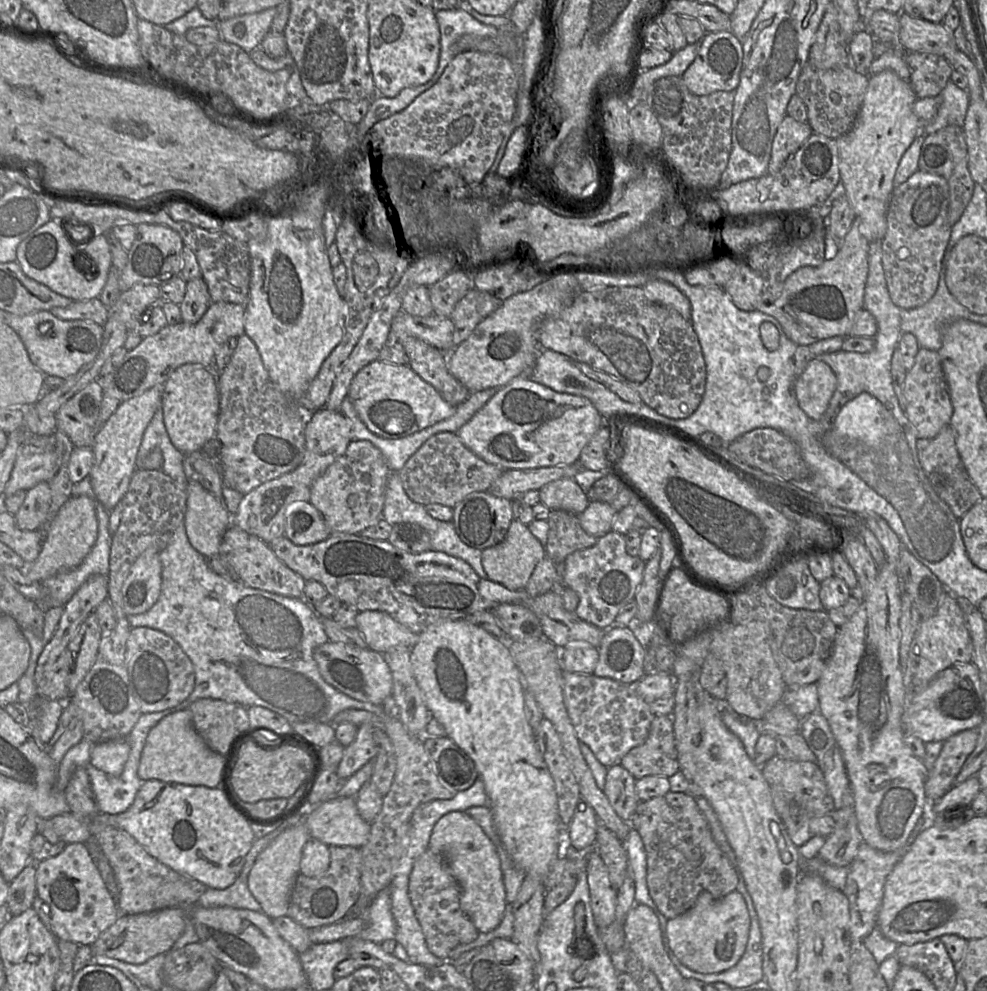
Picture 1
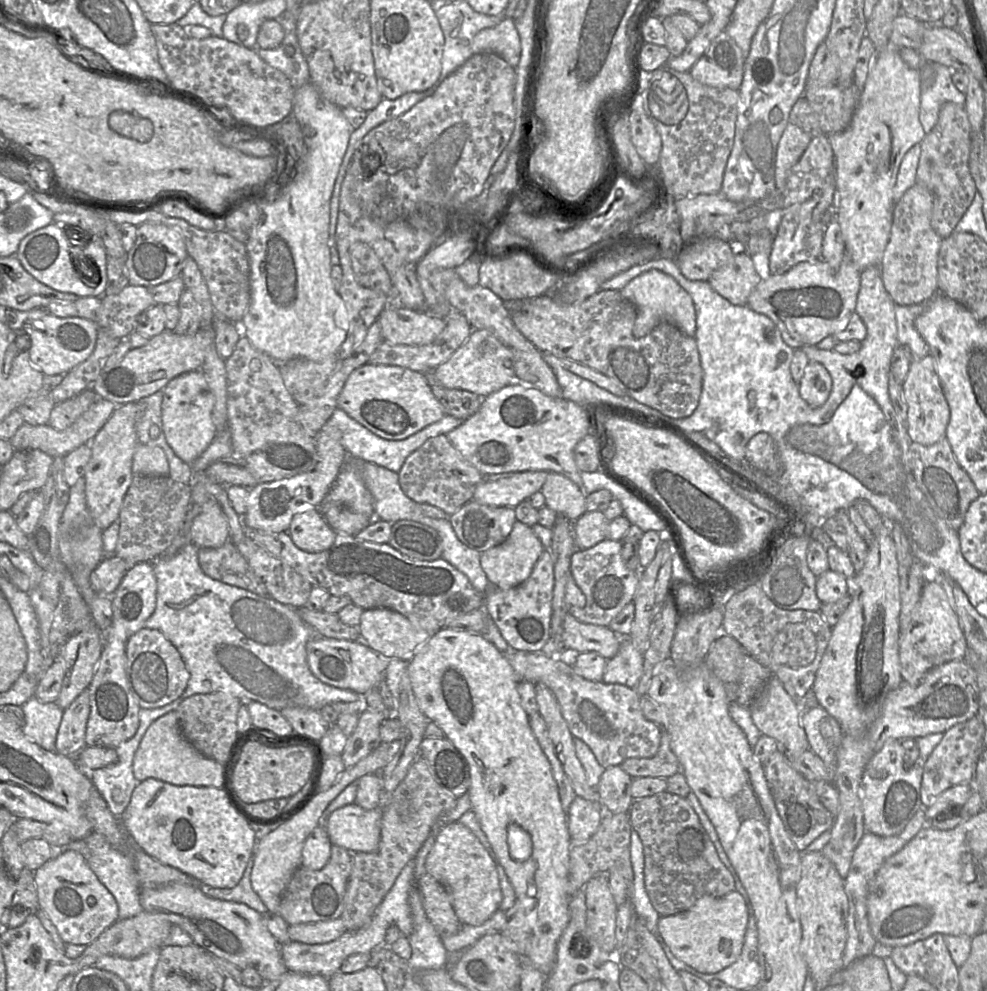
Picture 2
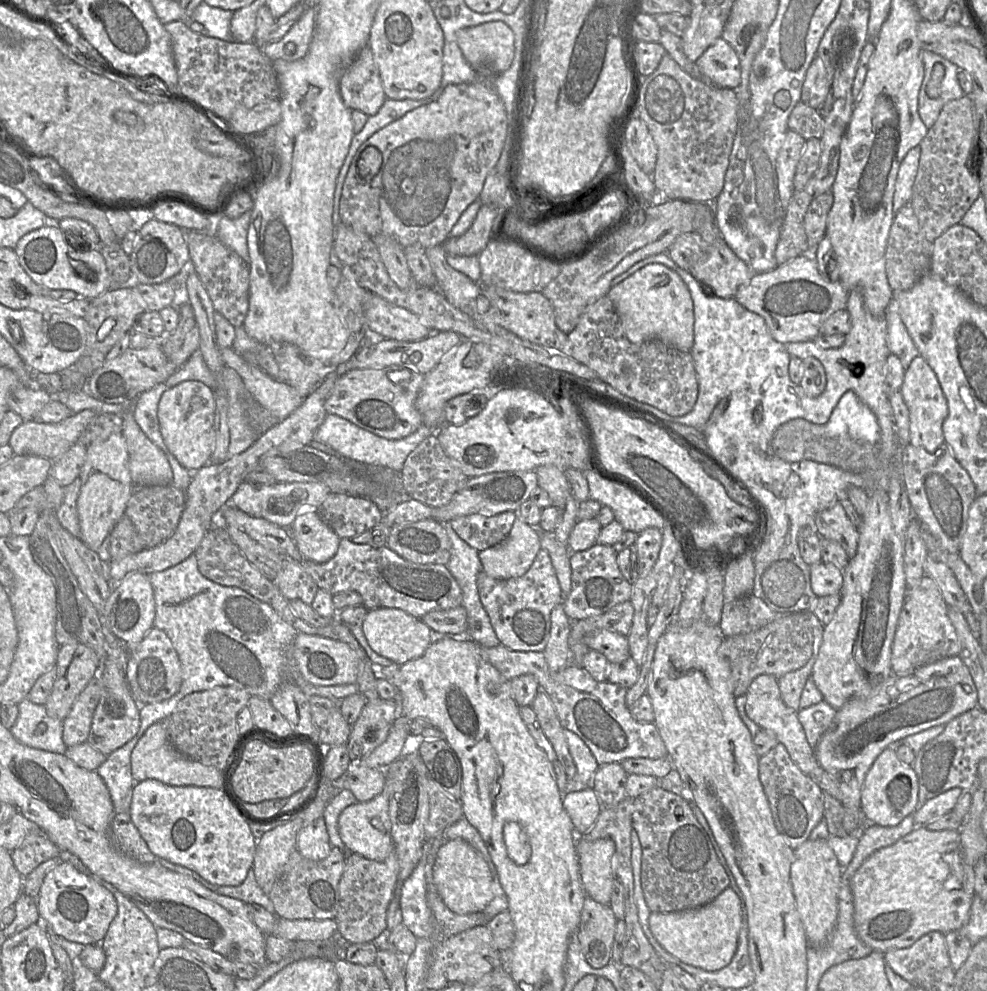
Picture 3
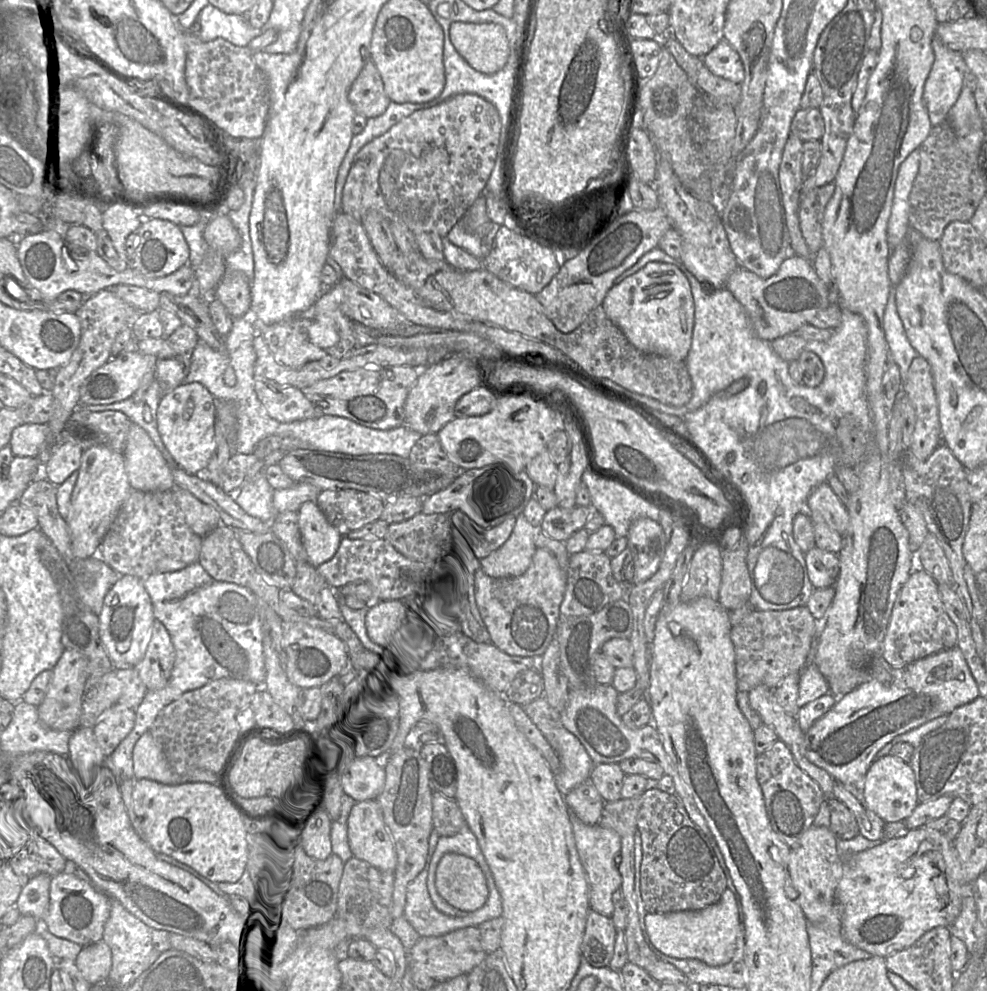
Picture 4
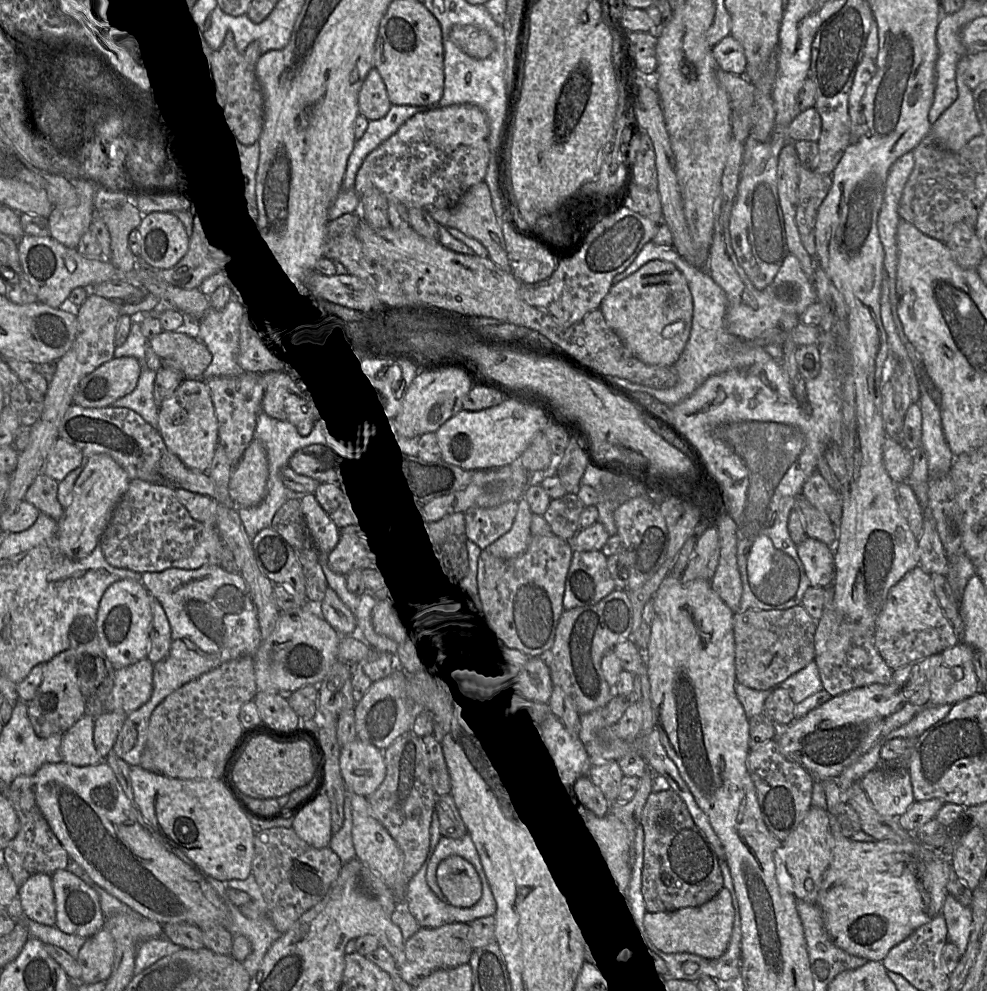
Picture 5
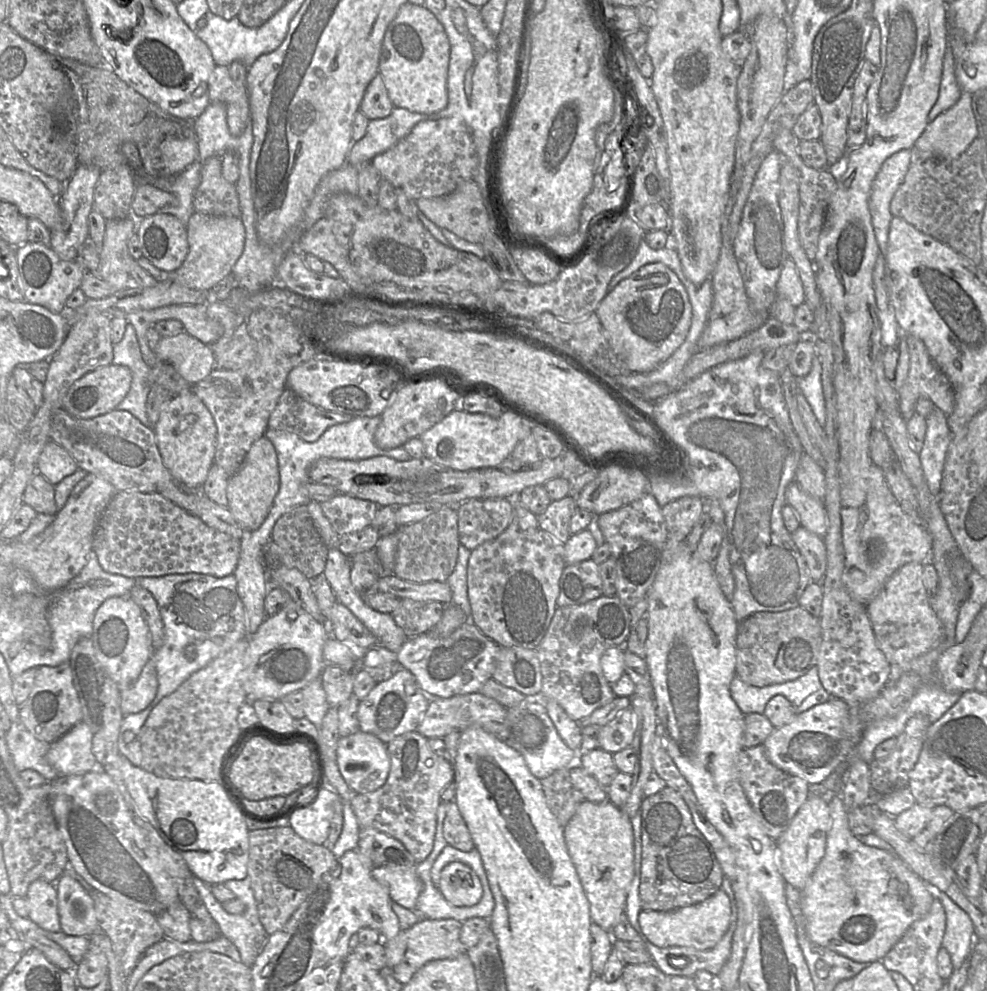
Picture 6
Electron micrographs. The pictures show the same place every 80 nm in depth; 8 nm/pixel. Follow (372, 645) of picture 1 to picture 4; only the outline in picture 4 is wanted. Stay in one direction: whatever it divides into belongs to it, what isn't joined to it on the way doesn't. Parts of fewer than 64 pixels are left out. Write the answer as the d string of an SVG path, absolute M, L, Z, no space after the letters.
M379 601L369 608L366 628L374 643L400 660L418 657L432 640L432 630L410 612L407 603L400 601Z

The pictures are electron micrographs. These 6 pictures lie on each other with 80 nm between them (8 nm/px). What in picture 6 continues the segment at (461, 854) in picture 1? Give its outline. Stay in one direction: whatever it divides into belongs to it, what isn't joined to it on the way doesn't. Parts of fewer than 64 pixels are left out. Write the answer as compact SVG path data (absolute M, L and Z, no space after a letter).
M451 862L442 869L438 889L455 907L472 907L483 895L479 877L471 867L461 862Z

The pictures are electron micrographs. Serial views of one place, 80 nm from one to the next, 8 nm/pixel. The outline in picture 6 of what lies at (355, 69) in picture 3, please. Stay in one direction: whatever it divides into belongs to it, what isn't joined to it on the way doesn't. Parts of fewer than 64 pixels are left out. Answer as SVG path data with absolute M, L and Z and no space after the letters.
M380 73L368 84L359 111L369 120L383 119L388 117L394 108Z

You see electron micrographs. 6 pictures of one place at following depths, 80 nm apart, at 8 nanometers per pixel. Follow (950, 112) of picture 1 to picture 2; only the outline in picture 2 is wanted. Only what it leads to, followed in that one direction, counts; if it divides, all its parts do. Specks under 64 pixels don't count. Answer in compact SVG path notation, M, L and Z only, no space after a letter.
M924 60L919 71L921 78L919 119L924 132L928 134L936 125L942 106L947 102L964 105L966 95L953 84L951 68Z

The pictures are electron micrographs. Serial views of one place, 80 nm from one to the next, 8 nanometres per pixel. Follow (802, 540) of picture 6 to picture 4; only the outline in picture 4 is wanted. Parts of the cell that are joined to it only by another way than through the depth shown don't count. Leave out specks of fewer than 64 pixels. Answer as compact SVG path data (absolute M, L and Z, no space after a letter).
M815 546L805 553L805 561L814 589L834 587L840 571L838 554Z

